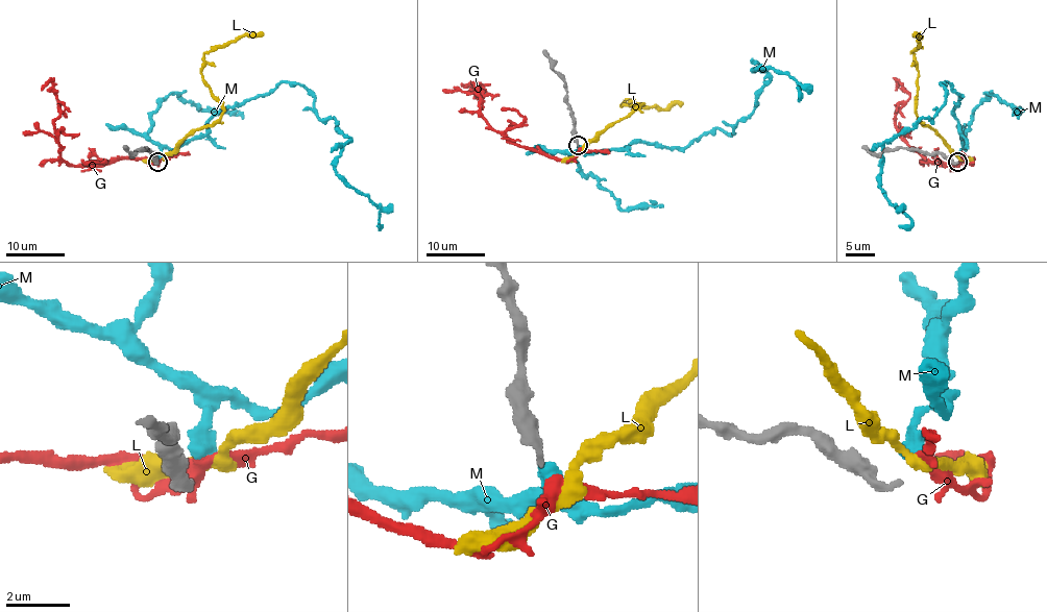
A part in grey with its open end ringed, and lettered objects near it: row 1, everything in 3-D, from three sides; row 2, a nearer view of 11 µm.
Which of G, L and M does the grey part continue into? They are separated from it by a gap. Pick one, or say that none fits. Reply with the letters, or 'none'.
M

